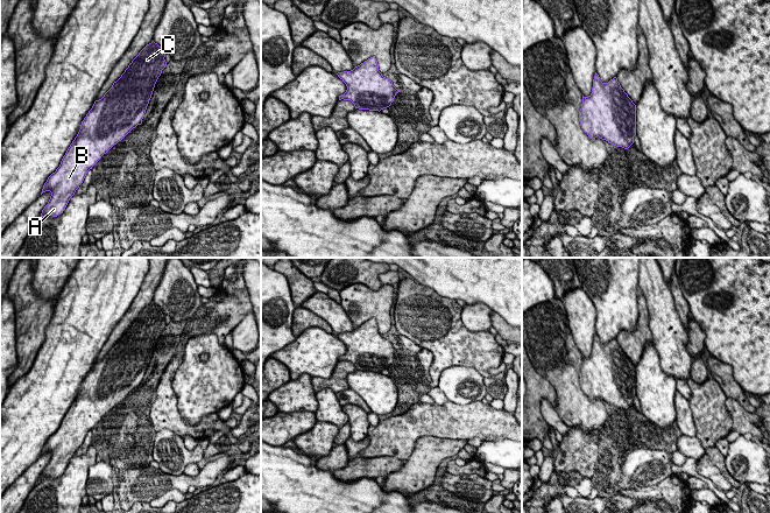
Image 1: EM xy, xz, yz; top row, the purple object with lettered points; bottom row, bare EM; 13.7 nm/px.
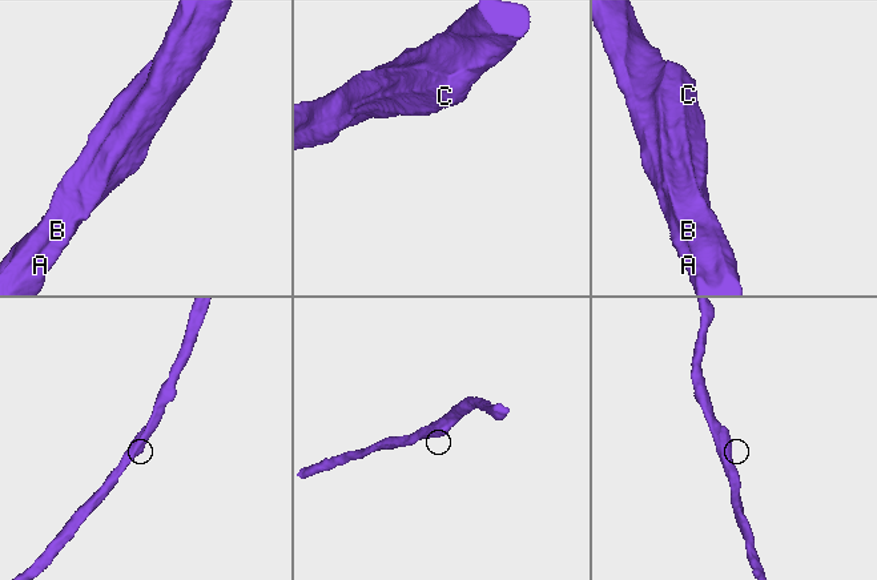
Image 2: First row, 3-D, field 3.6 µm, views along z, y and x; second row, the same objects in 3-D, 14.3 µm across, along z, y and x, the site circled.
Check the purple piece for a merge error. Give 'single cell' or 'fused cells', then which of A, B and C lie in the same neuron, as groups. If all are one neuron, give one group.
single cell; groups A B C

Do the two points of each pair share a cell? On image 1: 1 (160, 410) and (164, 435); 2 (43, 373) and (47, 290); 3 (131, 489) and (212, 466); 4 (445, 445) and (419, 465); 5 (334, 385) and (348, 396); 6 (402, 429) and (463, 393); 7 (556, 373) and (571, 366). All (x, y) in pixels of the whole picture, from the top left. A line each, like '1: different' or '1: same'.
1: different
2: different
3: same
4: same
5: different
6: different
7: same

